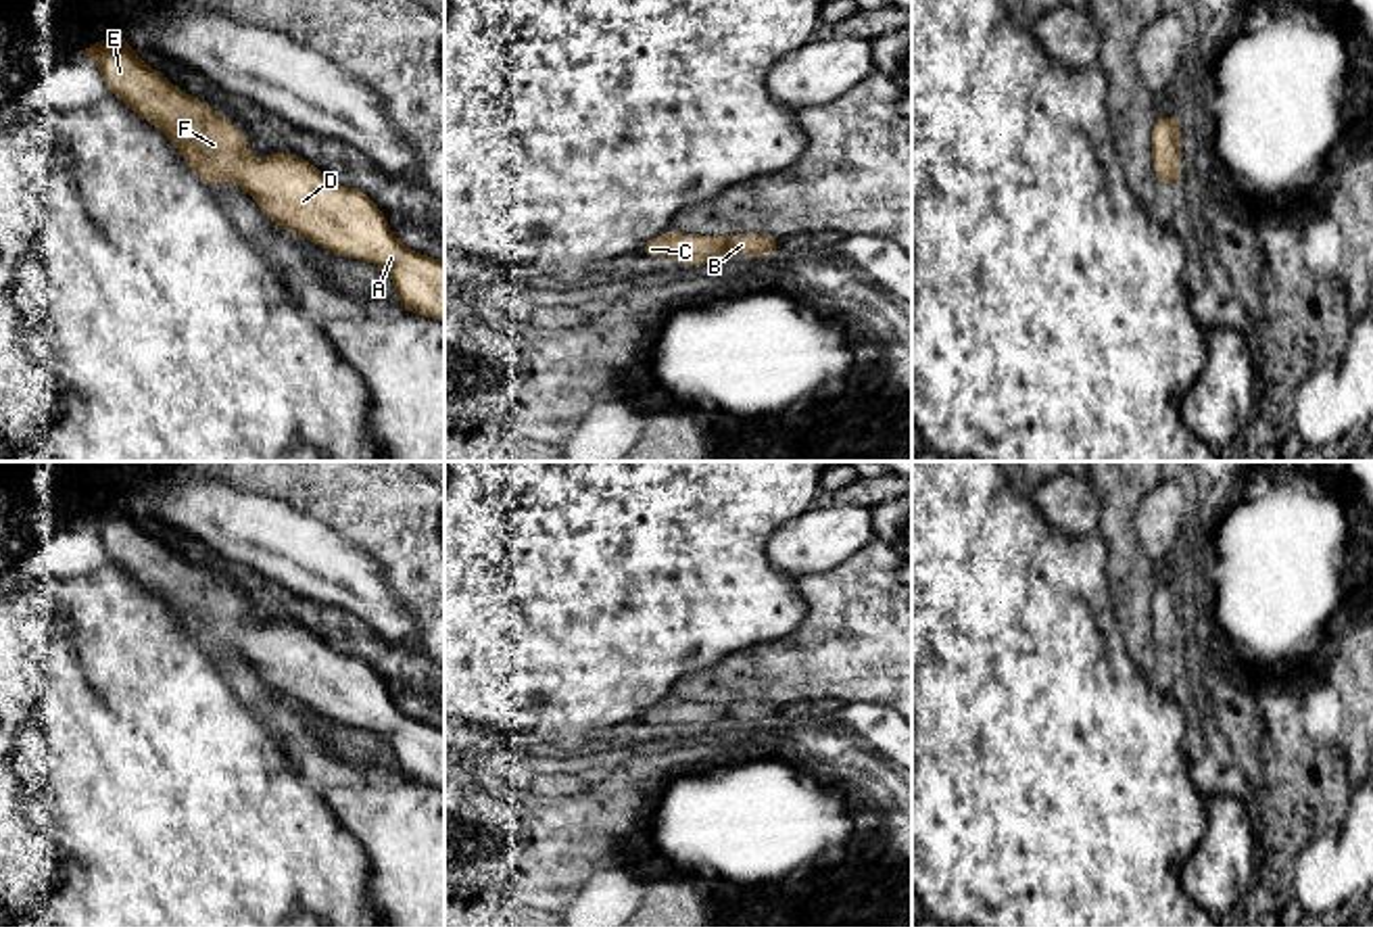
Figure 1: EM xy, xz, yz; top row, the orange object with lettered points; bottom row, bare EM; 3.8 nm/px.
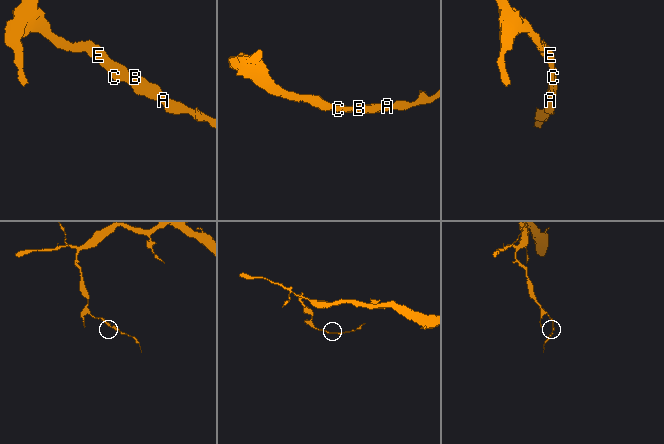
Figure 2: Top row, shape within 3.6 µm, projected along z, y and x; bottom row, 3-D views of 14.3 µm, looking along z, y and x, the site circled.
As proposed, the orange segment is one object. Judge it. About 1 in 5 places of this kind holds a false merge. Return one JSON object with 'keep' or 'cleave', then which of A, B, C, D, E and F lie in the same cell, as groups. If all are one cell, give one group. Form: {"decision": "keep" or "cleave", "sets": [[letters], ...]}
{"decision": "keep", "sets": [["A", "B", "C", "D", "E", "F"]]}

